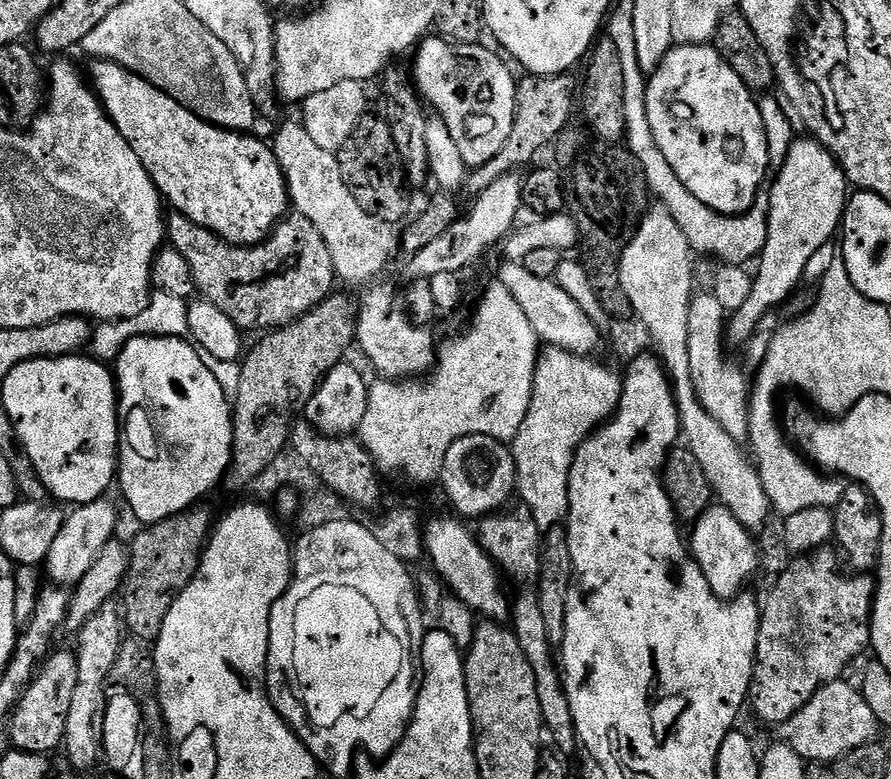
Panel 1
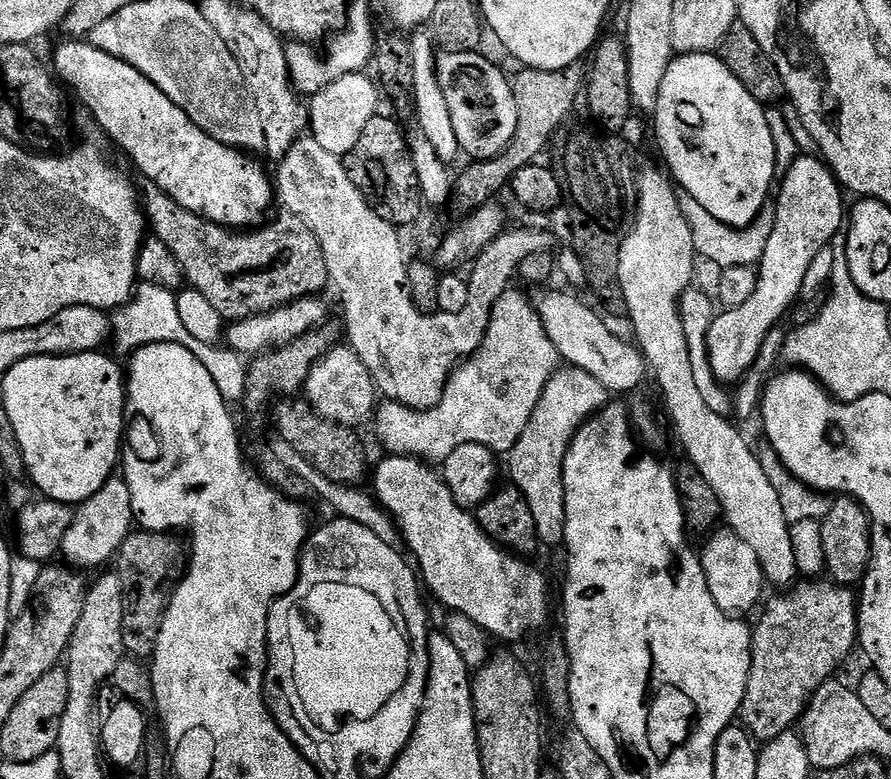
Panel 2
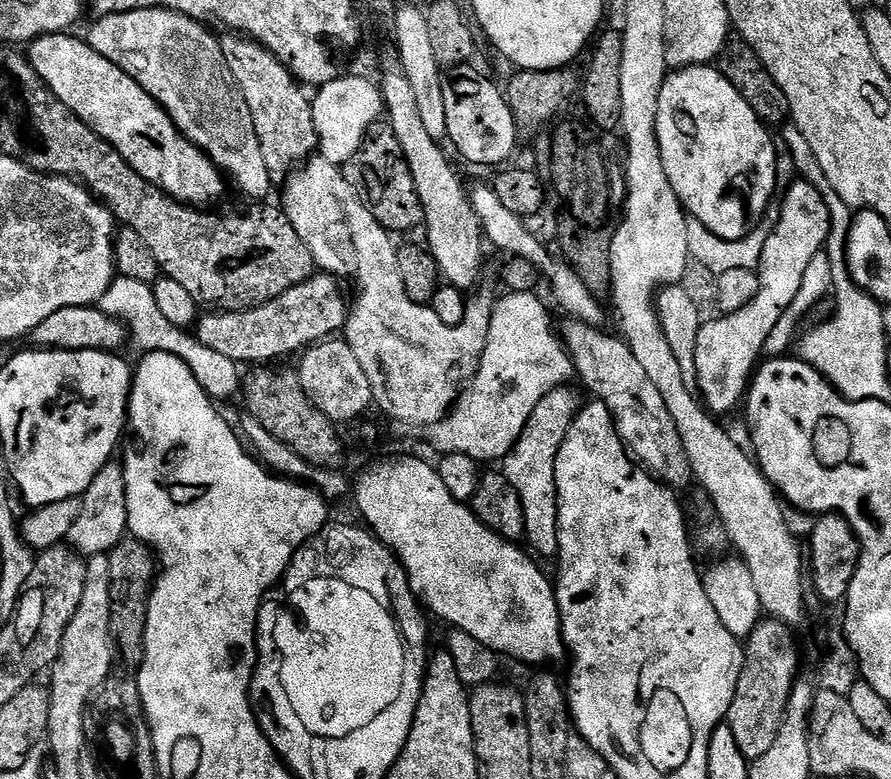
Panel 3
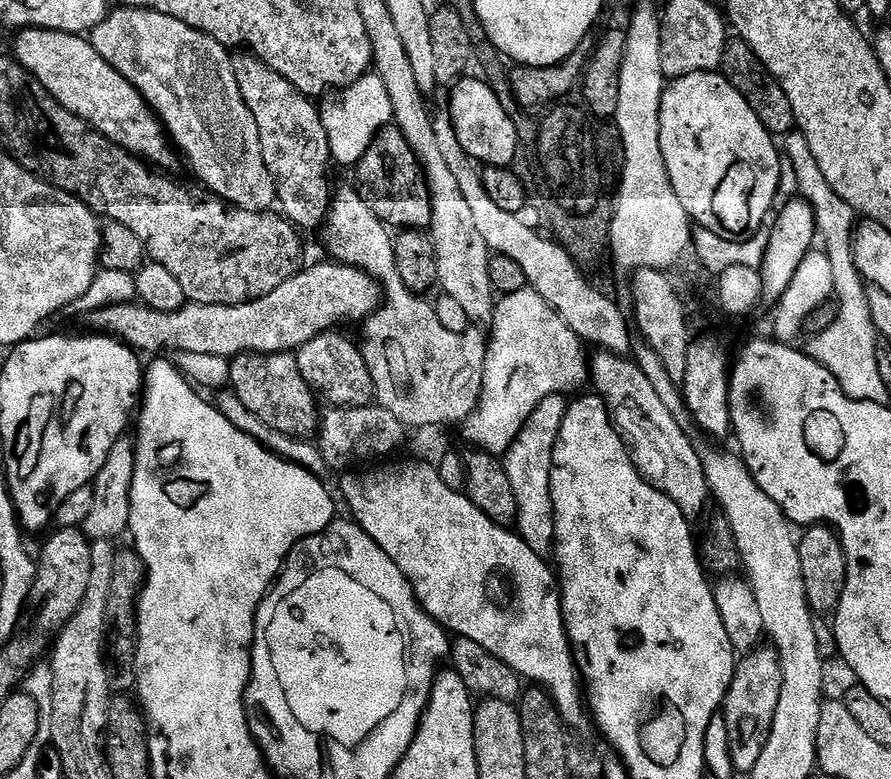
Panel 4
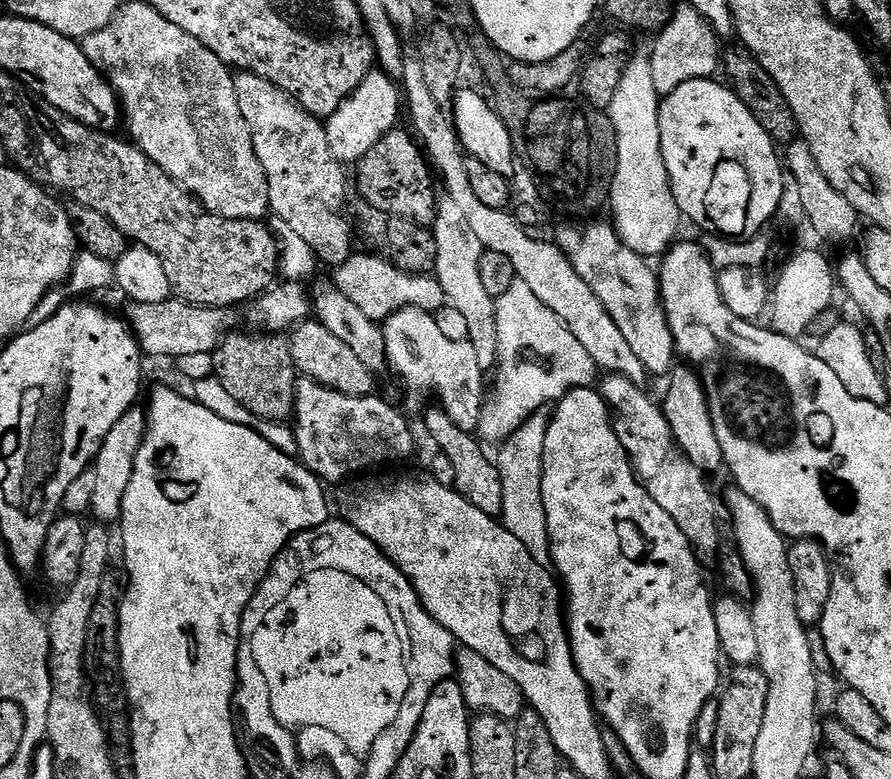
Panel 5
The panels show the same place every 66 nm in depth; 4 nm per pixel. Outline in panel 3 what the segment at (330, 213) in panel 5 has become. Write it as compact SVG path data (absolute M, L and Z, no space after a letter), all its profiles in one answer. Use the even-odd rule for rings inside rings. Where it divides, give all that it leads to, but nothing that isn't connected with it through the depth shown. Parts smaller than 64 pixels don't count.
M248 42L240 60L233 59L231 66L236 81L248 99L262 146L262 158L266 158L266 166L273 177L283 177L303 165L317 151L320 136L316 132L312 100L304 93L307 91L287 64L271 48L265 48L259 42Z

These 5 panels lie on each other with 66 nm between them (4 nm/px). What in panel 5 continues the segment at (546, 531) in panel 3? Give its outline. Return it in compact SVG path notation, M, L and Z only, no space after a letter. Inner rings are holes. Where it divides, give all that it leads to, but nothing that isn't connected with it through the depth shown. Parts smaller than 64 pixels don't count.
M548 410L530 414L530 418L518 426L516 433L499 445L500 453L494 456L504 490L502 523L510 530L510 534L514 534L514 538L518 538L518 542L526 546L526 550L530 550L534 562L545 566L552 564L552 539L548 533L548 518L542 494L546 432L552 417L553 413Z

